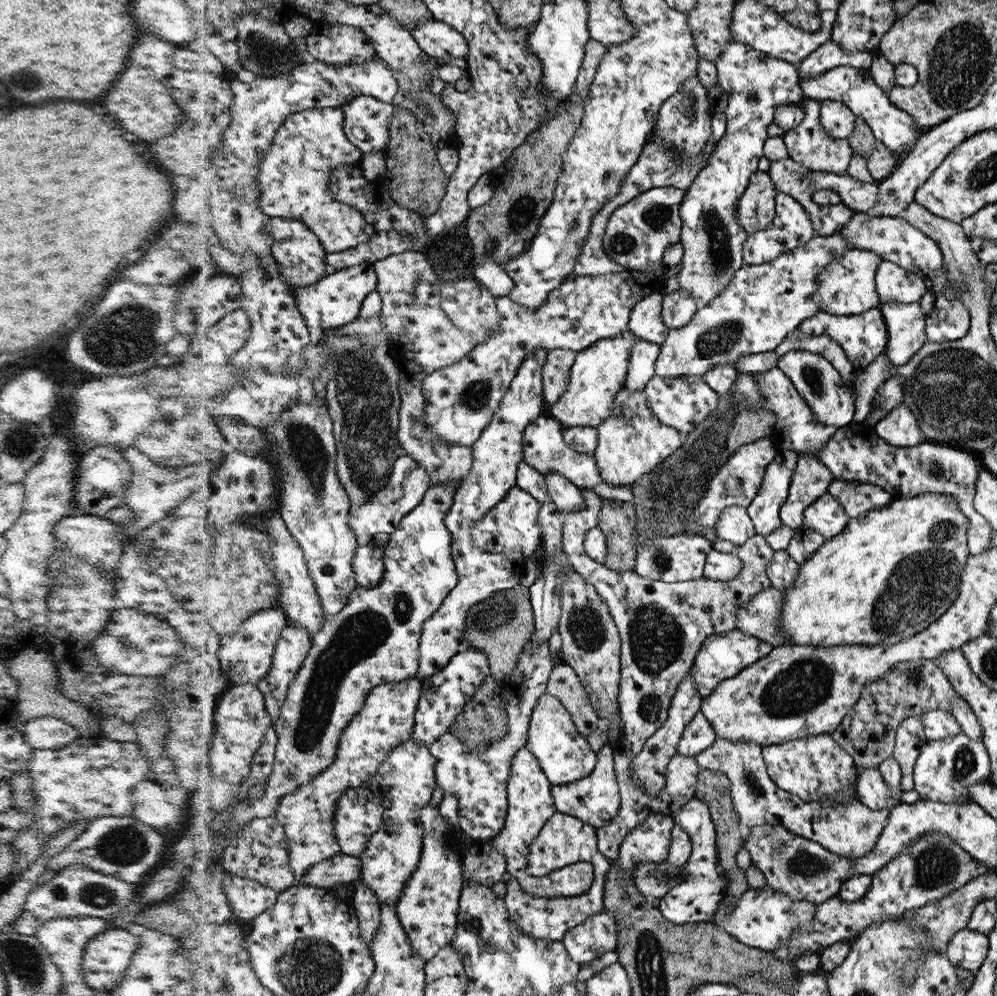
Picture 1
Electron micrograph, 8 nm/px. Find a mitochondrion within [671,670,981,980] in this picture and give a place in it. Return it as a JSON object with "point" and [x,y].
{"point":[937,865]}

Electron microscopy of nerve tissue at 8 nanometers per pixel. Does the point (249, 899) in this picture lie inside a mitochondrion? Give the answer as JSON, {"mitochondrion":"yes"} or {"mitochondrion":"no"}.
{"mitochondrion":"no"}

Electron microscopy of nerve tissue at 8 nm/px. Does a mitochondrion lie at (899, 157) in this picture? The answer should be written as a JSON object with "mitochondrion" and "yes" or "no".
{"mitochondrion":"no"}

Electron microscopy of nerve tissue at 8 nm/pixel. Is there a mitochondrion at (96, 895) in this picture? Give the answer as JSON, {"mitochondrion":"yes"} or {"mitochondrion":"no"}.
{"mitochondrion":"yes"}

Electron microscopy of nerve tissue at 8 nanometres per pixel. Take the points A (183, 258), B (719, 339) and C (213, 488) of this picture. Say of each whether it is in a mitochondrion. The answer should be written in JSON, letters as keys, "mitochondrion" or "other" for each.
{"A":"mitochondrion","B":"mitochondrion","C":"other"}

